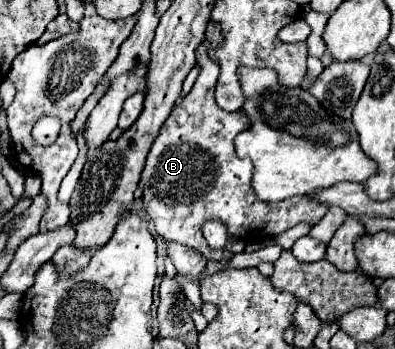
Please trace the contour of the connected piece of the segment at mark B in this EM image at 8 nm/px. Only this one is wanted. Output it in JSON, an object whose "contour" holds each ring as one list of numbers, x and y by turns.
{"contour":[[209,20,205,42,201,42,197,48,197,64,201,66,201,74,193,90,183,98,181,104,173,108,171,116,161,126,139,182,143,190,145,212,155,224,157,234,167,242,191,246,191,250,203,254,207,262,225,262,225,258,231,258,231,252,209,250,205,238,201,236,201,224,205,220,221,220,227,224,229,236,267,240,299,222,317,224,329,210,327,204,317,202,311,196,297,196,279,204,261,202,257,198,251,188,251,160,237,158,233,146,233,138,241,130,249,128,249,118,243,110,221,110,213,98,213,86,217,84,219,70,217,62,209,58,209,46,217,46,217,42,221,42,221,26]]}

